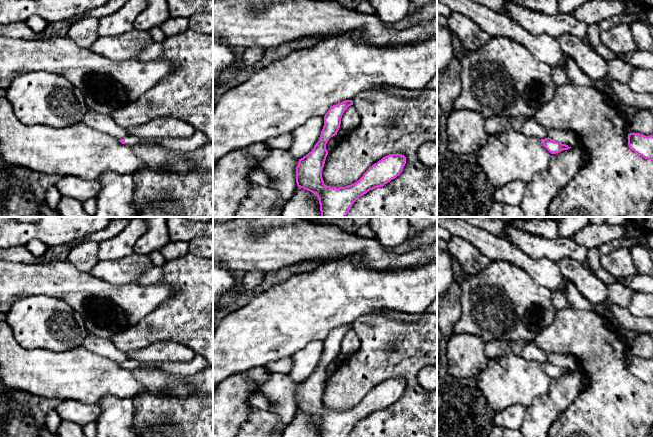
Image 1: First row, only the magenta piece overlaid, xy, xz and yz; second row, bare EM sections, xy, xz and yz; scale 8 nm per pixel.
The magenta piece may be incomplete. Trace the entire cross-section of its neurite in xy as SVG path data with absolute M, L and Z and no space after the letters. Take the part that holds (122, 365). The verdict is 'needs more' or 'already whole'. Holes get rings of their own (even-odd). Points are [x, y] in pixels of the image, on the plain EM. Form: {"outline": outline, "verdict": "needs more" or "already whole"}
{"outline": "M195 355L195 357L189 362L141 362L128 359L124 363L121 363L119 365L122 368L134 371L135 369L144 366L145 364L155 364L159 368L159 370L177 376L194 375L208 366L207 360L201 355Z", "verdict": "needs more"}

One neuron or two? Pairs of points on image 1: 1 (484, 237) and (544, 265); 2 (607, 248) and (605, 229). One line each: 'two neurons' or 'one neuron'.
1: one neuron
2: two neurons

